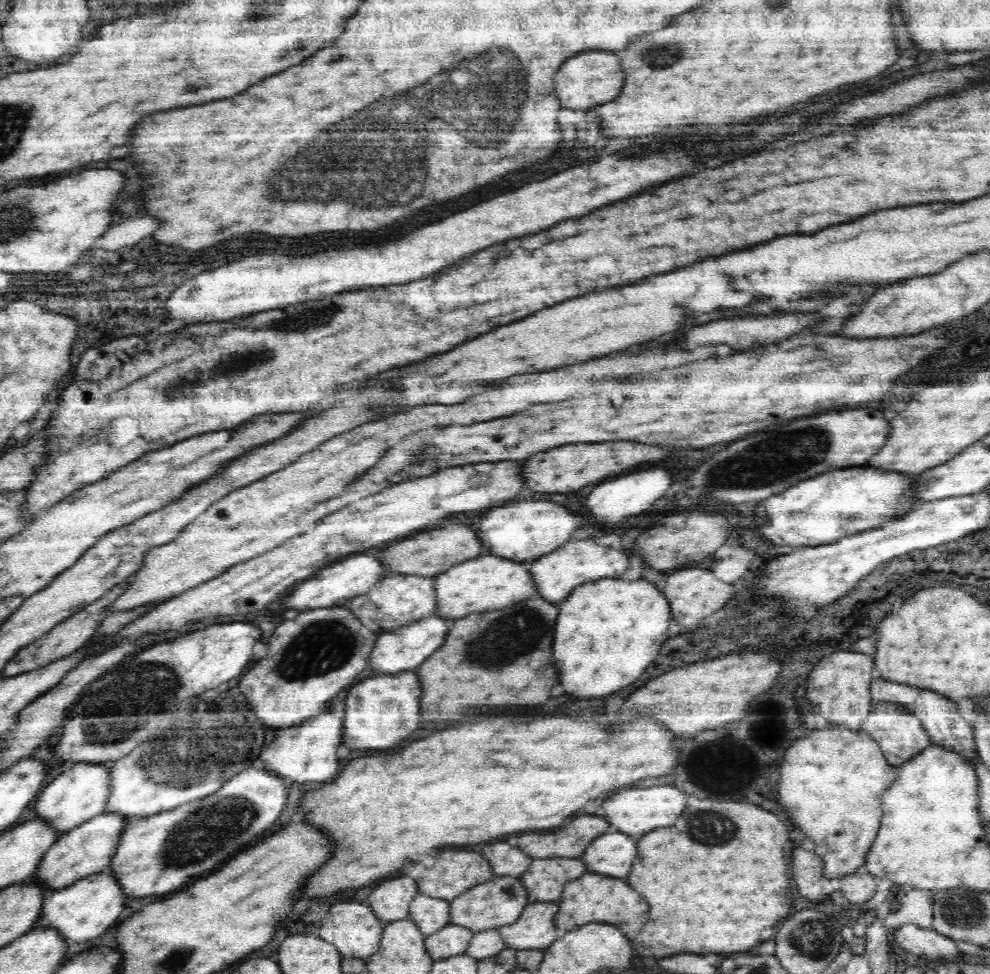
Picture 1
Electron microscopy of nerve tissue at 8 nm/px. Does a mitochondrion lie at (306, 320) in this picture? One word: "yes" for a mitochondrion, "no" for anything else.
yes

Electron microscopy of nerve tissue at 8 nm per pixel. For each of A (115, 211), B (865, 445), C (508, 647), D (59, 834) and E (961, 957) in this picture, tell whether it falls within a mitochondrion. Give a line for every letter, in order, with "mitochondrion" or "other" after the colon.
A: other
B: other
C: mitochondrion
D: other
E: other

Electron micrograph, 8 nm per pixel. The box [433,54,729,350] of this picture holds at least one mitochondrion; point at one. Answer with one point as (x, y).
(563, 154)

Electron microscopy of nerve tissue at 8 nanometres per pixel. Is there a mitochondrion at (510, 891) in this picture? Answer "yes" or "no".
yes

